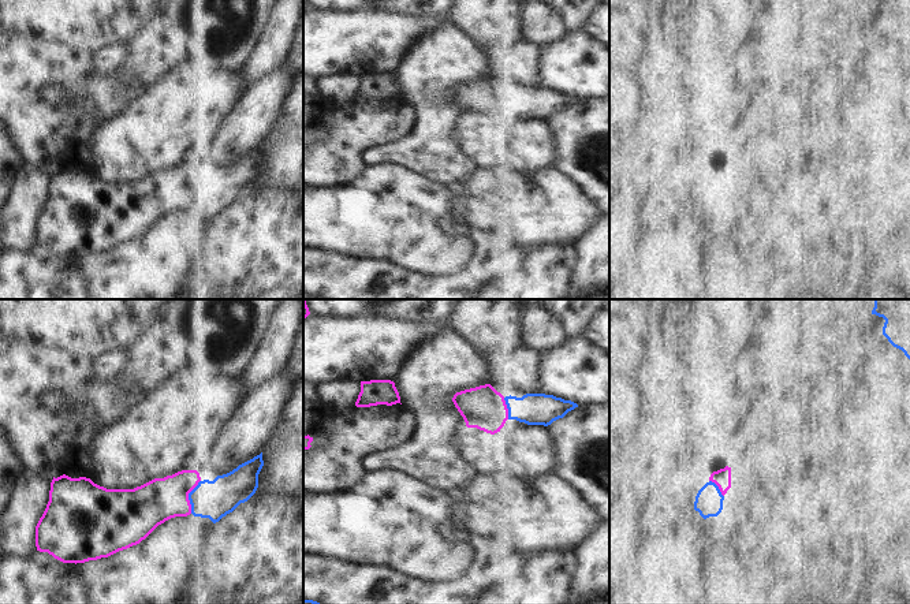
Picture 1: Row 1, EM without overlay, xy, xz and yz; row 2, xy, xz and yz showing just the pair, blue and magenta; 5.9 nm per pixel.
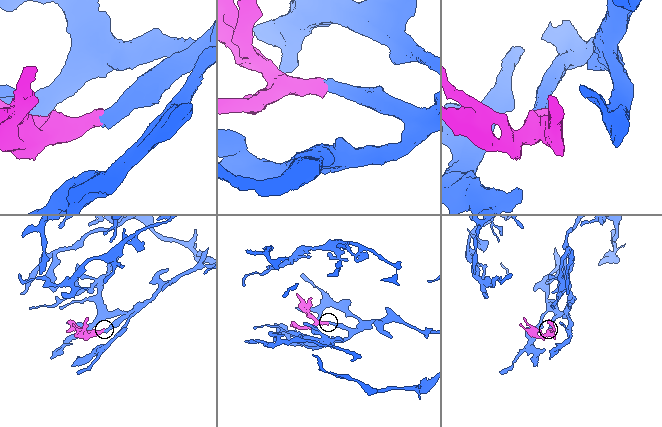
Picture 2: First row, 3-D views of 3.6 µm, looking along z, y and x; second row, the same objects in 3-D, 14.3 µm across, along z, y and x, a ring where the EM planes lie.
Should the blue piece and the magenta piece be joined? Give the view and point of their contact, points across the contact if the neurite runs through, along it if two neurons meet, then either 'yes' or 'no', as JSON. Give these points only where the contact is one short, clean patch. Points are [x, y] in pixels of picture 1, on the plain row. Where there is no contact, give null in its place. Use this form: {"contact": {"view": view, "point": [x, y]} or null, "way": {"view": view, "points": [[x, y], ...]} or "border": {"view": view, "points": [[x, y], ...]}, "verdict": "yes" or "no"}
{"contact": {"view": "xy", "point": [189, 190]}, "way": {"view": "xy", "points": [[215, 193], [189, 190], [170, 190], [150, 198]]}, "verdict": "yes"}

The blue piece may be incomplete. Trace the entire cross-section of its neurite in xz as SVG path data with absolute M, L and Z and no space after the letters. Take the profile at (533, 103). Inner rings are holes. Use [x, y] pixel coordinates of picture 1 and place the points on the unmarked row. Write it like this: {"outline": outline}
{"outline": "M491 78L456 86L452 96L467 122L477 122L491 128L500 126L507 113L548 120L578 101L571 94L545 87L504 92Z"}

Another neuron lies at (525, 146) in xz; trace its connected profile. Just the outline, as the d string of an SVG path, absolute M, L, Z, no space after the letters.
M507 113L497 133L496 156L518 176L556 167L556 137L551 123Z

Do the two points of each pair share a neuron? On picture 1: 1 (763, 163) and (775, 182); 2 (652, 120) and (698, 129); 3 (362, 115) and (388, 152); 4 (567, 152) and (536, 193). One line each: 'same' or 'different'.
1: same
2: different
3: different
4: different

